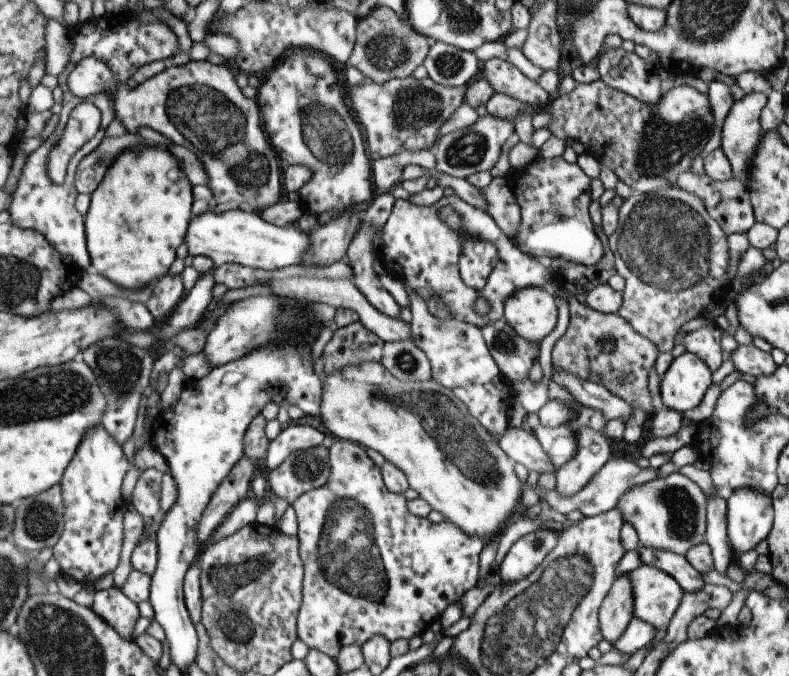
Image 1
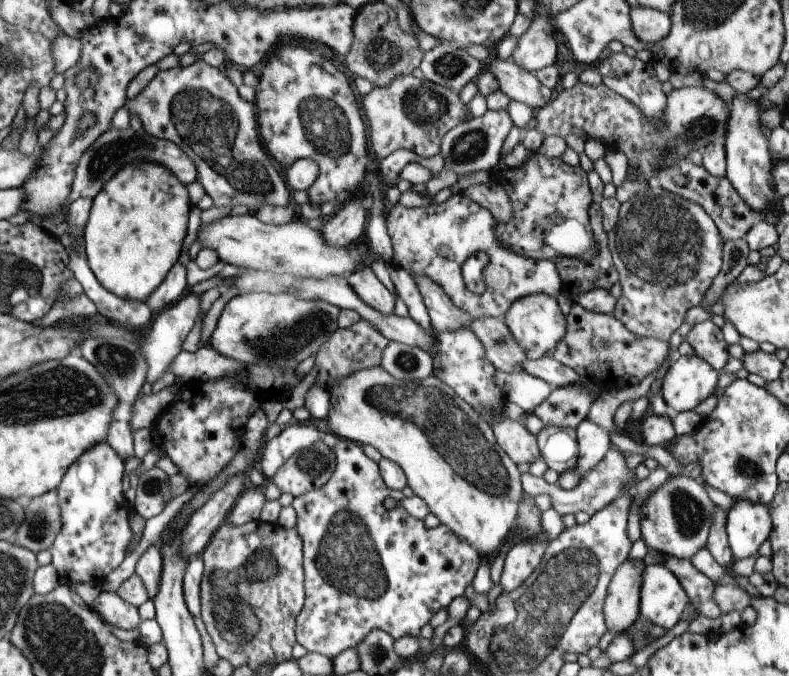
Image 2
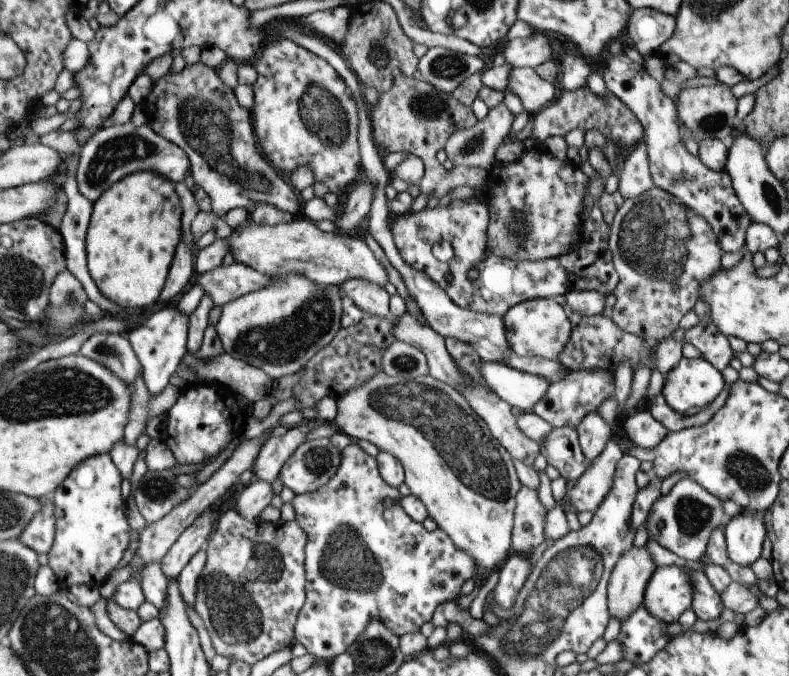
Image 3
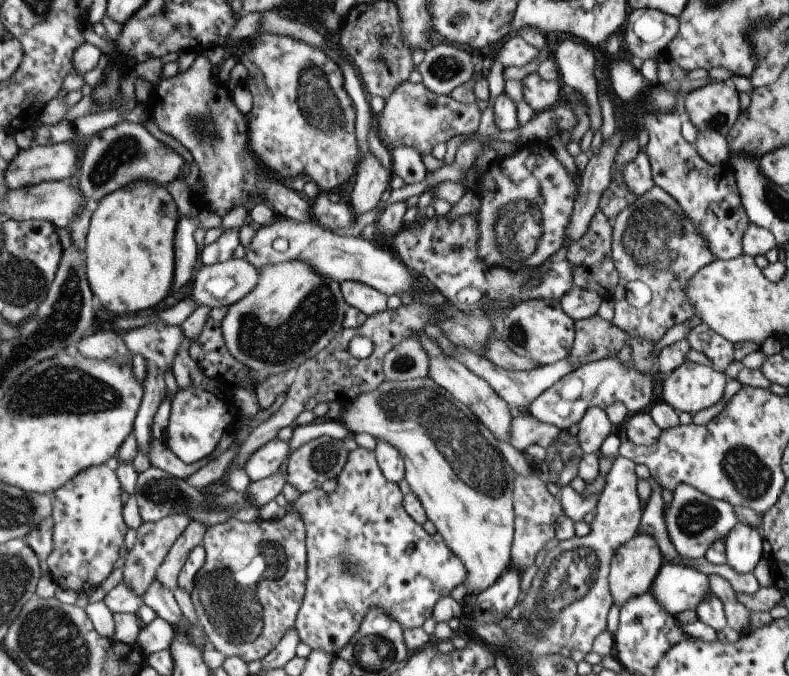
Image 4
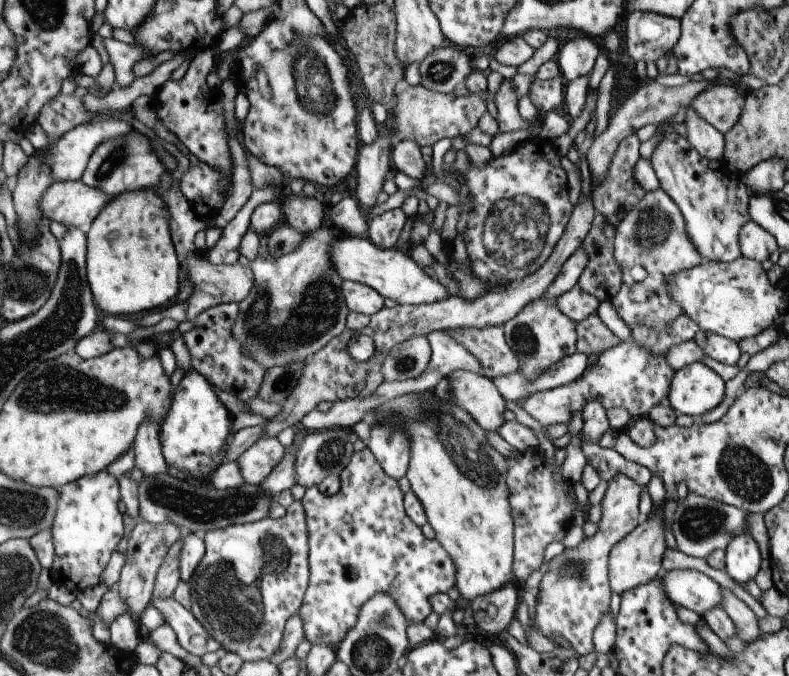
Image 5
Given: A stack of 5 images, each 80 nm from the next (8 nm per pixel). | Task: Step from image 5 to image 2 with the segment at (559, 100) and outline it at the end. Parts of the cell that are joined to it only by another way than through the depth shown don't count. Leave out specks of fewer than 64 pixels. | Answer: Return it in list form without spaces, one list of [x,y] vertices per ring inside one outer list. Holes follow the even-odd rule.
[[[493,59],[486,68],[496,80],[498,88],[510,100],[521,102],[535,112],[550,102],[551,90],[543,86],[533,73],[519,68],[512,61]]]

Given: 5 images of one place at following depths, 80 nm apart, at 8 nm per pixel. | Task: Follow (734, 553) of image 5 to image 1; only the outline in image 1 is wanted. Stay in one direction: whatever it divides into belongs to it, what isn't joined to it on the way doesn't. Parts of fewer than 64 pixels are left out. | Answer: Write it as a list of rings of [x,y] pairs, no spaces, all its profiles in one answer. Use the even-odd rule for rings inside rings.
[[[739,488],[725,493],[726,536],[733,552],[753,550],[771,531],[773,510],[770,496]]]

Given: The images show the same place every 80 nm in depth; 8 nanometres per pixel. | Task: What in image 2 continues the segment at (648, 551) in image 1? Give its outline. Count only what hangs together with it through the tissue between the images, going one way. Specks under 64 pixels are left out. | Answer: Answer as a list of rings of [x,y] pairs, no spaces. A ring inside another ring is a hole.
[[[660,554],[660,564],[672,572],[687,595],[688,602],[694,606],[696,614],[717,618],[721,616],[718,606],[714,603],[711,582],[704,574],[693,568],[689,559],[678,559],[671,555]]]

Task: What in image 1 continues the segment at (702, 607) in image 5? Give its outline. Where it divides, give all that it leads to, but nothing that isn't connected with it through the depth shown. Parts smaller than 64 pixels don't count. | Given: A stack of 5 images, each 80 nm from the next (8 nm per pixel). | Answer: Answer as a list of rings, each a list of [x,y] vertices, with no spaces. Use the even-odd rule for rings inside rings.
[[[643,564],[637,566],[635,570],[628,573],[629,582],[631,582],[631,596],[633,596],[633,615],[637,619],[649,624],[655,628],[655,641],[661,640],[665,636],[665,628],[671,622],[671,616],[674,616],[683,592],[677,585],[677,582],[661,570]]]

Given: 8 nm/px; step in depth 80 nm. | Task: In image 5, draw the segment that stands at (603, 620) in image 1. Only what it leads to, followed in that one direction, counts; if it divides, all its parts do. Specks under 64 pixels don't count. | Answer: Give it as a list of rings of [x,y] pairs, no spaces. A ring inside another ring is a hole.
[[[665,501],[653,515],[649,514],[646,518],[640,519],[639,524],[629,534],[627,534],[627,536],[624,536],[617,544],[614,544],[613,548],[611,548],[610,553],[608,554],[607,565],[608,585],[611,592],[613,591],[615,594],[621,596],[623,593],[630,591],[635,587],[646,585],[648,582],[651,582],[659,576],[659,573],[662,570],[660,562],[662,561],[662,556],[666,549],[662,515],[664,503]]]

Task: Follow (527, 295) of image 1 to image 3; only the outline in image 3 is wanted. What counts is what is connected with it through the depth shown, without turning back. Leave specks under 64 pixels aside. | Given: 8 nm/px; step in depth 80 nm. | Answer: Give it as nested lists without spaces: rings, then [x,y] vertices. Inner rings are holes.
[[[548,298],[529,299],[512,306],[501,317],[512,352],[522,357],[538,356],[540,359],[557,360],[557,355],[570,335],[567,313],[565,307]]]

